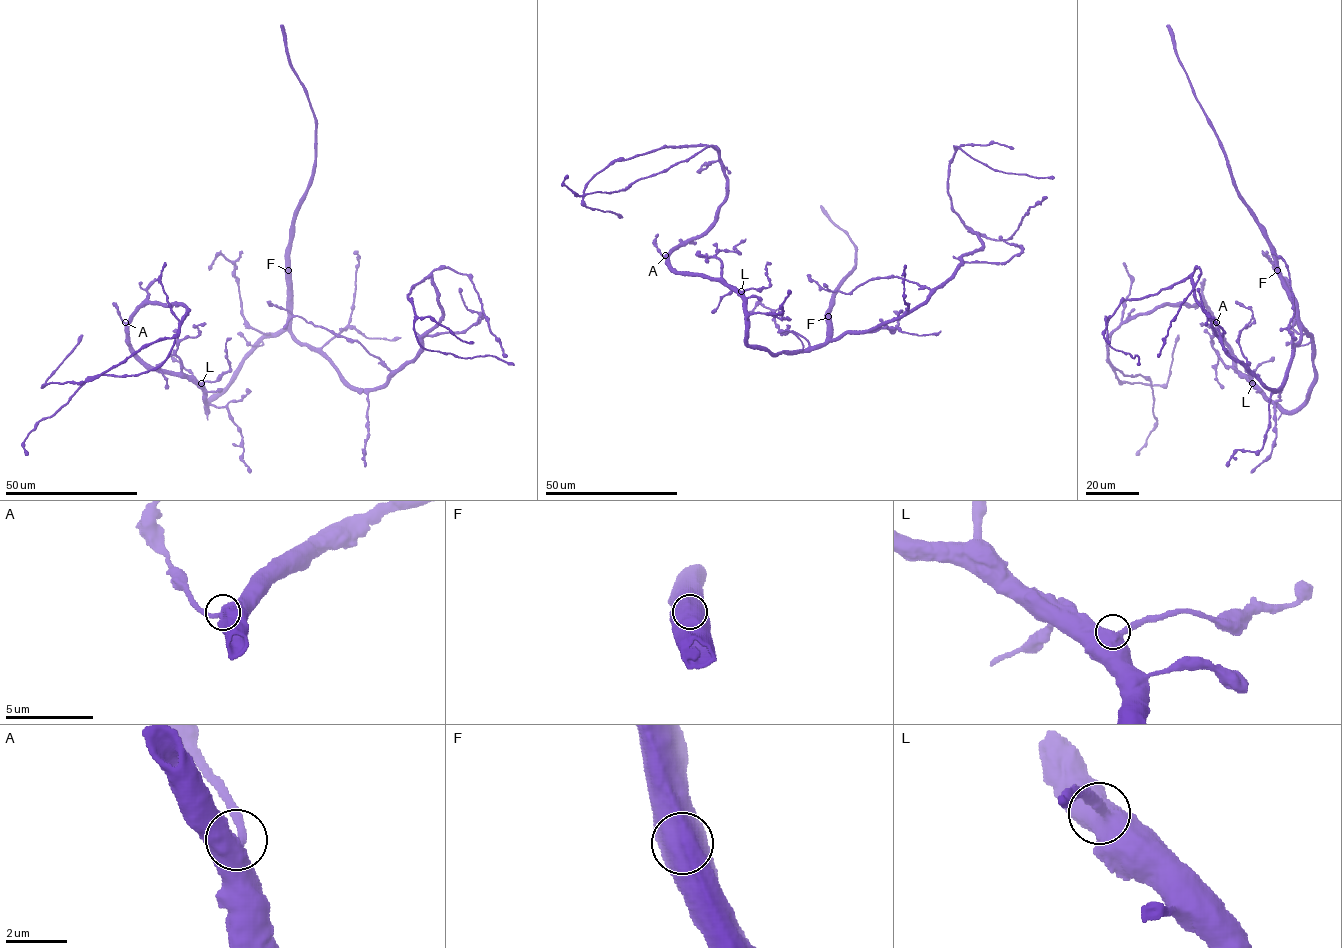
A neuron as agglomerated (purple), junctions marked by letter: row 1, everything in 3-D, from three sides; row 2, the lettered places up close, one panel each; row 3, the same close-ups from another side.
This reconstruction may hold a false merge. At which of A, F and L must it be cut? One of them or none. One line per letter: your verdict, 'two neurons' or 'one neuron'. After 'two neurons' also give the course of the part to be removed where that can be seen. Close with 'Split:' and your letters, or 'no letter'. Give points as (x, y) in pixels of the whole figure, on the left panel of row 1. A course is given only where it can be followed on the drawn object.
A: one neuron
F: one neuron
L: one neuron
Split: no letter

